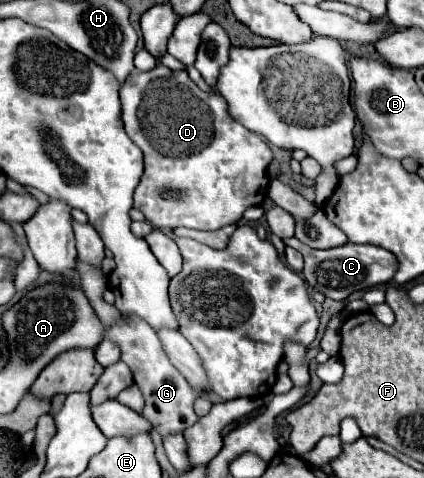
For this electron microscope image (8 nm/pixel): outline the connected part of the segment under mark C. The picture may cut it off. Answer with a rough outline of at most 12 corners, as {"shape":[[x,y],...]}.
{"shape":[[345,243],[313,249],[305,257],[305,281],[329,299],[389,283],[393,253]]}

